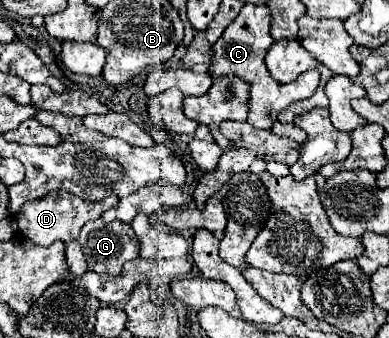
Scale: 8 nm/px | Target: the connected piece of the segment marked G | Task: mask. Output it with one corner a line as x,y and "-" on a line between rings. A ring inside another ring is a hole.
102,219
88,221
78,237
88,269
96,273
120,275
122,265
138,257
140,243
124,221
104,223

